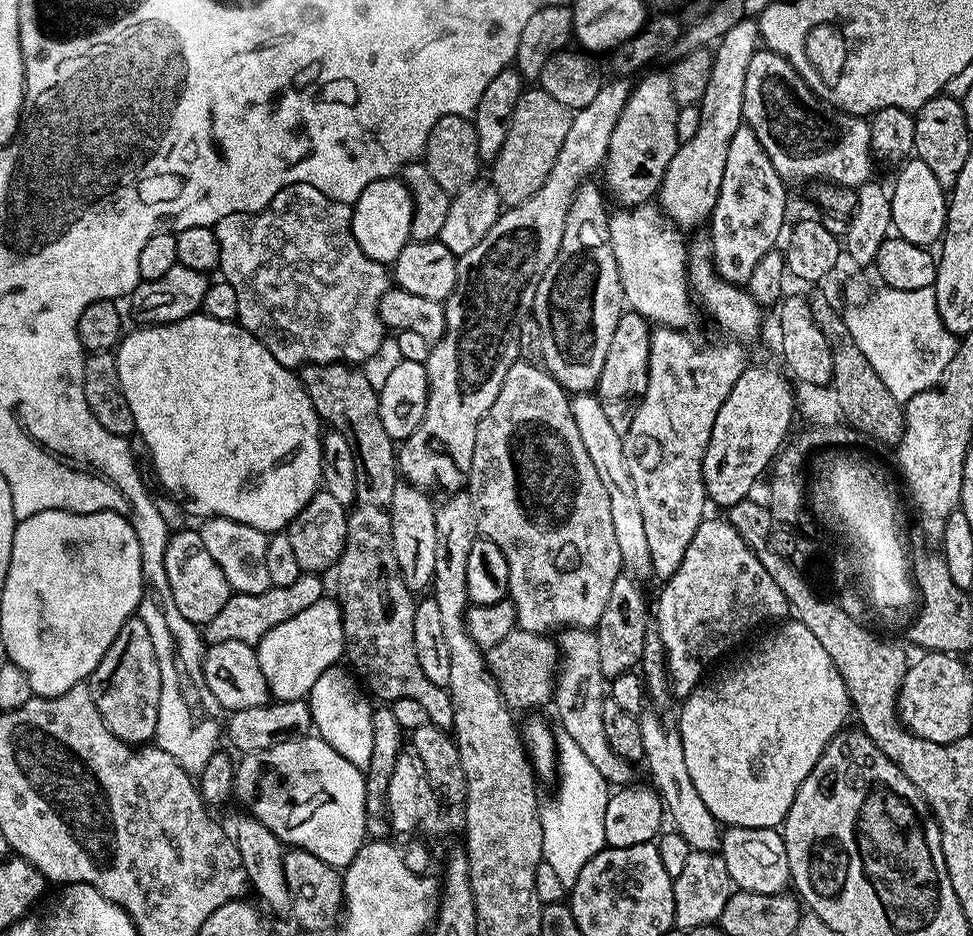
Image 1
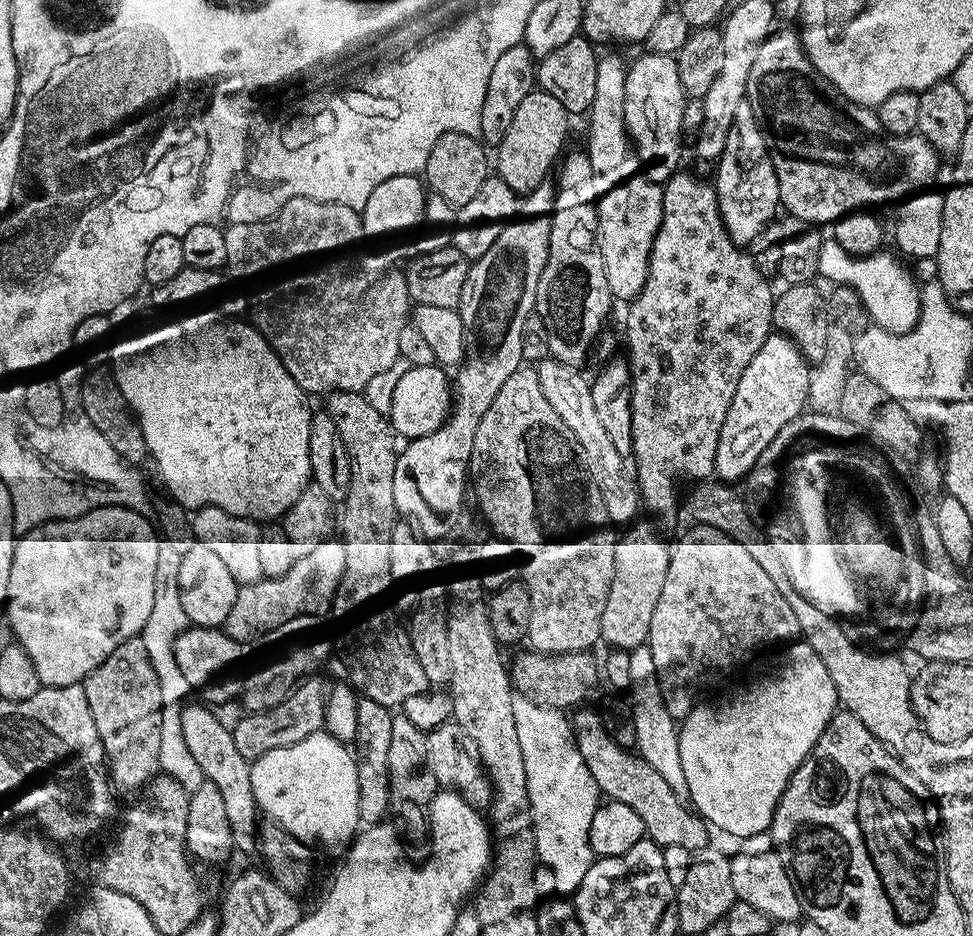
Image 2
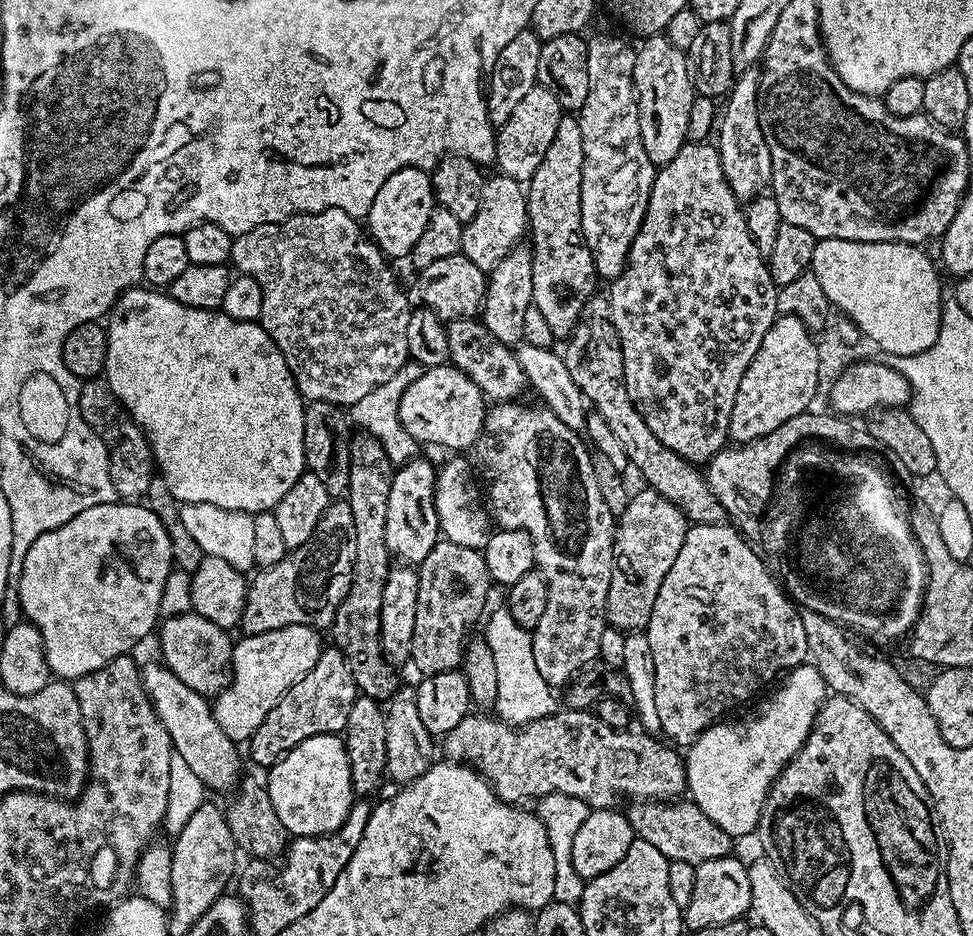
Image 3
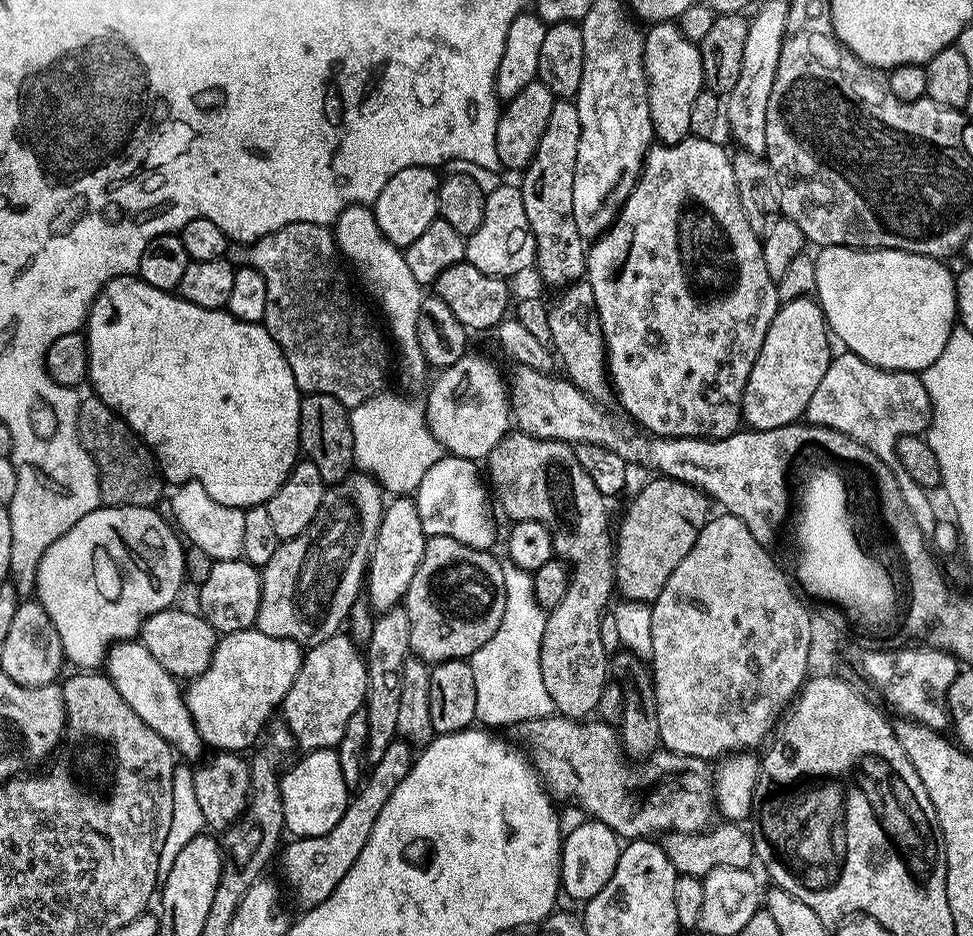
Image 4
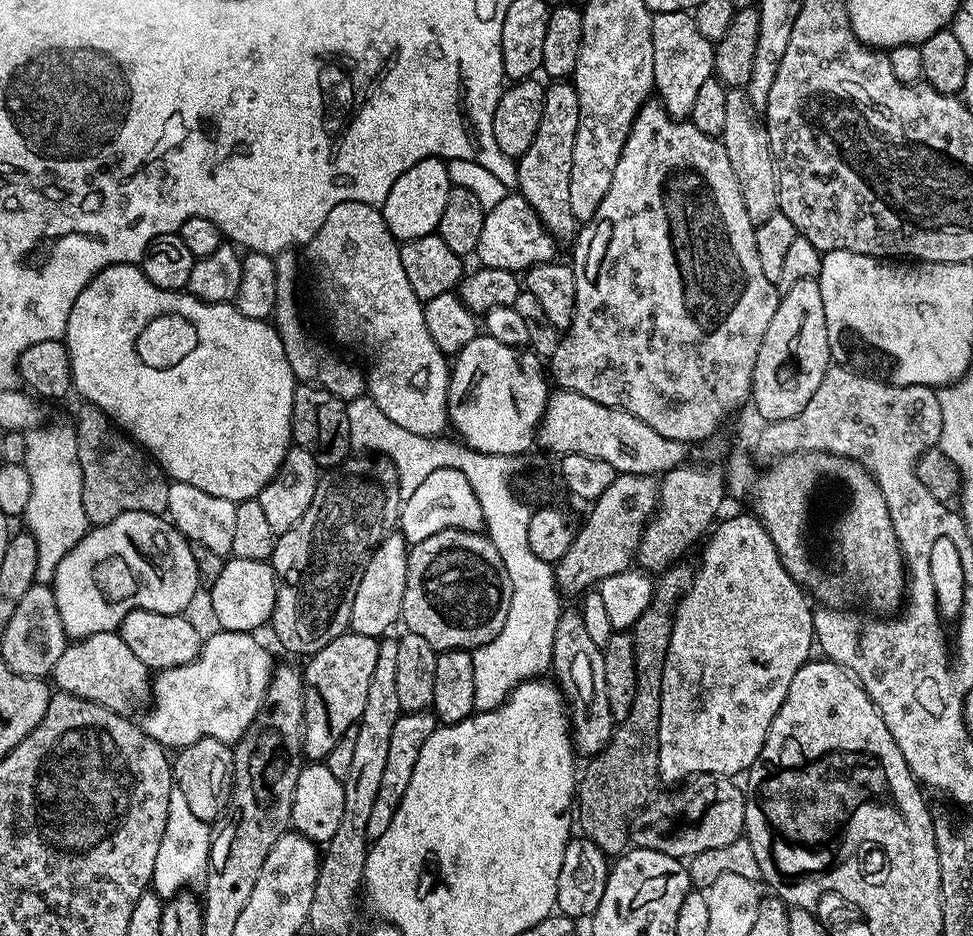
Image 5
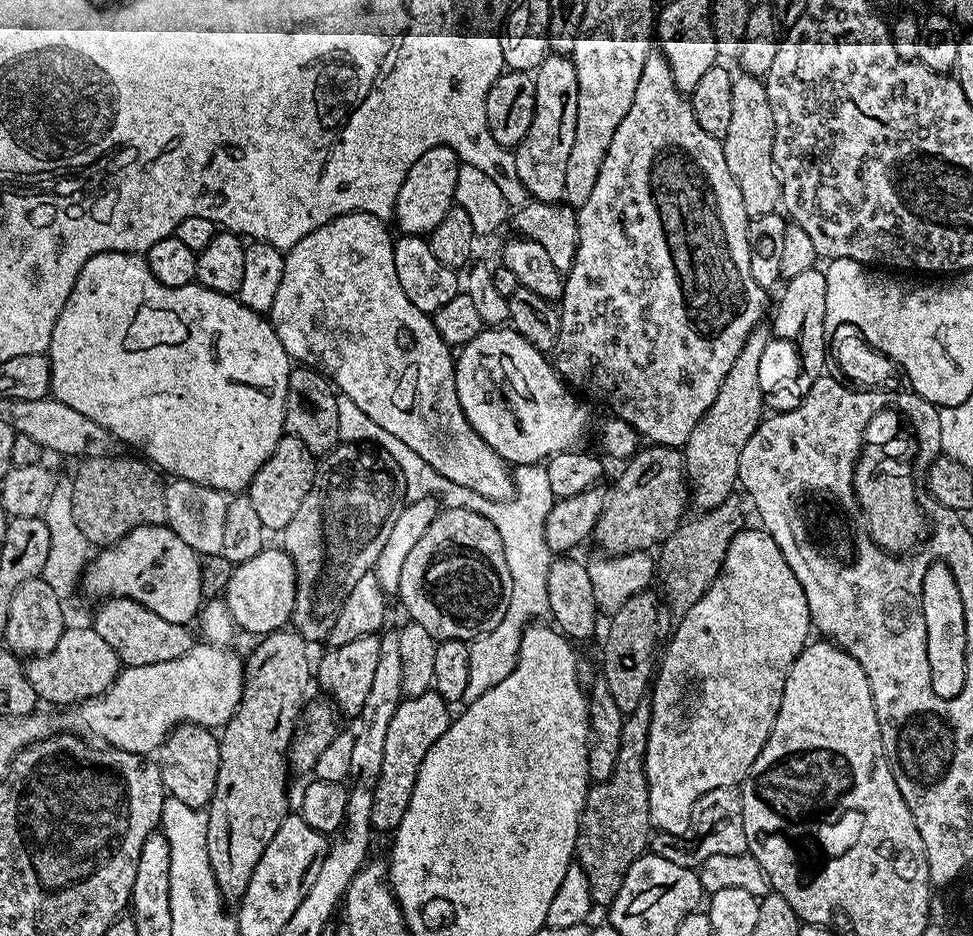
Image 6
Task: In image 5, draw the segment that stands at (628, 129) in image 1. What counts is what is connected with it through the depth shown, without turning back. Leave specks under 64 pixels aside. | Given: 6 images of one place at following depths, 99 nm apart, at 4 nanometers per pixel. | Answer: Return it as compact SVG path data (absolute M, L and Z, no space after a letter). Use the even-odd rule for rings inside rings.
M658 12L652 18L654 42L654 92L658 102L676 120L688 120L702 82L713 79L716 49L713 41L698 34L695 15L686 12Z

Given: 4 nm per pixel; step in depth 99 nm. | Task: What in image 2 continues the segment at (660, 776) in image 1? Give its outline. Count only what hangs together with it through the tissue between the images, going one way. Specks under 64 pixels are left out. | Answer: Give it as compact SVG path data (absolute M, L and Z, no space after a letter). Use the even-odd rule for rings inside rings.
M645 646L631 649L629 658L632 679L630 703L634 714L634 734L636 735L635 751L647 764L654 766L654 770L658 770L662 778L666 778L666 783L670 786L670 790L674 790L674 794L682 798L687 797L688 787L686 774L682 771L682 754L678 754L680 729L670 710L666 710L658 674L654 670L654 654L650 654L650 650Z

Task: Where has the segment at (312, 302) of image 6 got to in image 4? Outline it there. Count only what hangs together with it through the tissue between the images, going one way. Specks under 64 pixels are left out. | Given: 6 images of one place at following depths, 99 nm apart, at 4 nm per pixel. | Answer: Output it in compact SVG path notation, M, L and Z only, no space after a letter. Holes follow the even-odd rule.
M352 204L334 221L334 235L339 255L352 263L354 271L360 275L364 288L376 299L382 315L388 319L388 328L392 331L394 348L400 351L400 380L416 388L430 372L422 346L418 346L418 314L422 299L422 286L410 274L406 258L401 249L395 248L382 234L376 221L376 213L363 204ZM348 259L348 260L347 260ZM396 339L396 344L395 340Z

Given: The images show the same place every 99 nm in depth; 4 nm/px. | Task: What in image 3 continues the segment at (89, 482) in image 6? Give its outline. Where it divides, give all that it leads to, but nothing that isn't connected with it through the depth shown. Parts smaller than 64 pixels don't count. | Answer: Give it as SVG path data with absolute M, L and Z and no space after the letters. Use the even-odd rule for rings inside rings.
M97 378L83 381L80 386L78 406L82 410L82 418L92 427L94 434L98 434L98 438L102 438L102 442L106 446L108 465L110 466L110 480L114 482L117 497L144 498L154 475L152 448L144 437L144 431L132 421L130 413L120 405L120 399L114 394L114 390L110 390L107 379Z

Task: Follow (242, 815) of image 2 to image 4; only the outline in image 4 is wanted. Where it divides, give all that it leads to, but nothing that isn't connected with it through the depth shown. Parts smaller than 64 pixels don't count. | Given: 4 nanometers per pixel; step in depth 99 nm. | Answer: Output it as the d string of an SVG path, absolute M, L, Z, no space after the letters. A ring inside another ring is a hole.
M139 642L113 644L106 657L106 675L114 682L118 694L122 694L126 706L130 706L130 710L134 710L134 714L138 714L138 718L142 718L142 722L150 726L150 730L163 736L181 757L184 755L185 761L201 759L200 751L205 751L206 745L196 732L196 724L188 712L188 705L181 699L182 688L176 685L179 684L177 677L165 670L159 664L158 658L154 658L154 654L146 650L144 644Z

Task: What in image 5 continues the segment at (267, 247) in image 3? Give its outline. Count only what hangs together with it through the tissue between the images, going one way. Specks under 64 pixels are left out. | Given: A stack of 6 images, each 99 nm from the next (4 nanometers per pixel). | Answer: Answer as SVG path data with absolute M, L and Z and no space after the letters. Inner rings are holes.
M295 251L281 252L275 257L276 264L276 311L274 313L274 327L280 335L282 346L286 350L286 358L290 361L290 370L297 381L314 384L317 388L324 388L330 394L345 402L357 400L365 395L366 376L352 364L343 364L336 360L336 356L324 344L308 337L304 324L300 321L300 312L296 309L296 255Z

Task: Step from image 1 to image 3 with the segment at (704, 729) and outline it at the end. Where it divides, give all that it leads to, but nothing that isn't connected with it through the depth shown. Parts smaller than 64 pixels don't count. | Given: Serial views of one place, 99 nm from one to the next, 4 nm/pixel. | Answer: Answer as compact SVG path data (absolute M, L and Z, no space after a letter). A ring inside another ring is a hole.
M811 662L792 669L776 687L763 697L764 705L757 716L711 724L687 749L688 756L686 752L683 775L688 776L687 795L710 822L722 826L733 838L748 836L751 832L753 835L759 829L762 806L772 783L799 754L830 692L822 674L818 674Z

